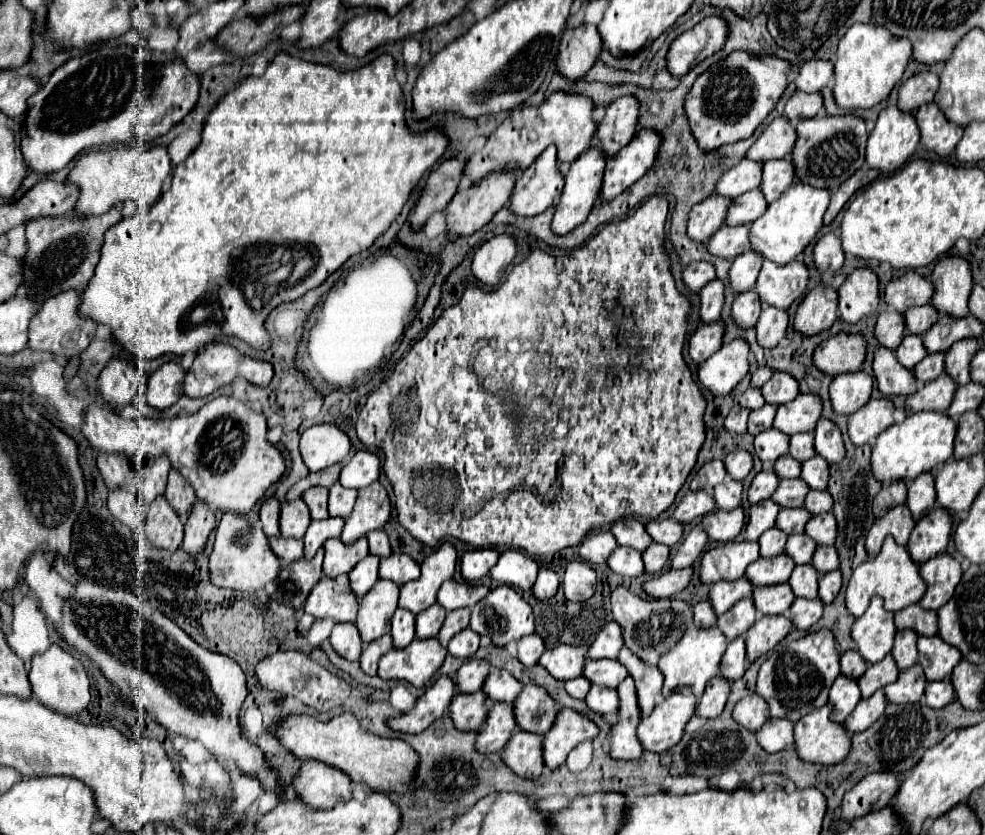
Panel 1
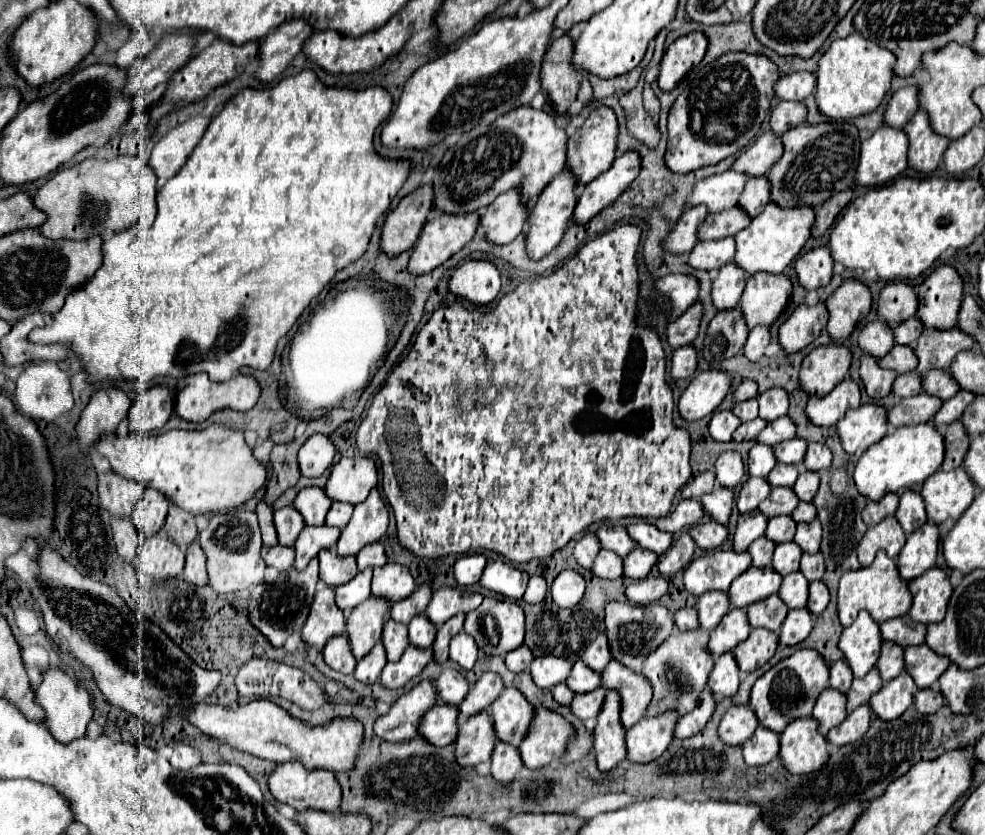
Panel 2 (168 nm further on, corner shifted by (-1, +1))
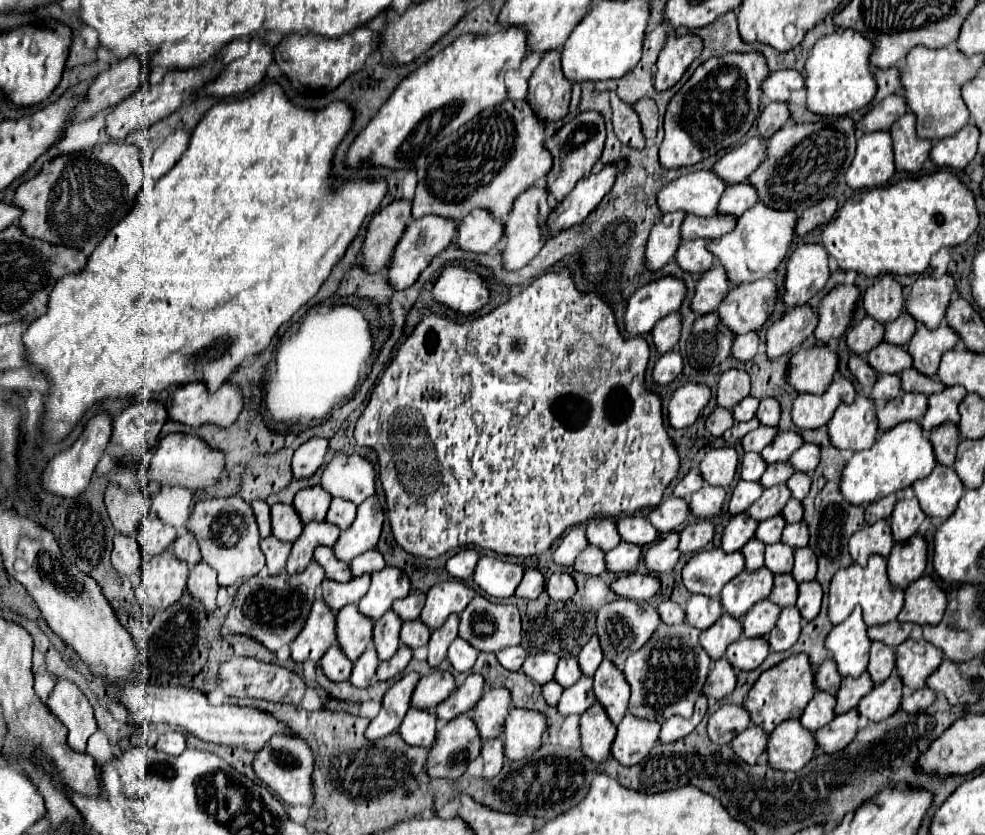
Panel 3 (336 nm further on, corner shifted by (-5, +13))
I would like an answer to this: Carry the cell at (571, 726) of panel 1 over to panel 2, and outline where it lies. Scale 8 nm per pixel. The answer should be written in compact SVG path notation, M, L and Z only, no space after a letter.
M536 708L534 720L522 738L522 744L518 744L522 764L530 770L548 766L554 758L562 758L572 736L574 728L560 714Z

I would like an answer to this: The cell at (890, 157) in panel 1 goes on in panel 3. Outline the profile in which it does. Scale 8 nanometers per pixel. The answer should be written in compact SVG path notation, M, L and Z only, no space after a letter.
M876 130L860 136L856 158L846 172L846 184L850 188L876 188L886 184L894 172L894 144L890 132Z

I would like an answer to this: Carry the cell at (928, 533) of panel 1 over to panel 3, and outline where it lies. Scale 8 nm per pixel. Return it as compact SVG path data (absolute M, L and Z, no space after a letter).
M914 534L910 540L894 544L888 556L888 576L898 588L906 588L912 580L920 578L928 562L928 544L922 534Z

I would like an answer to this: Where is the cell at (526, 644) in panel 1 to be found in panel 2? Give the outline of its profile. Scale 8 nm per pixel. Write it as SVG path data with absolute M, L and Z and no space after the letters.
M522 644L522 648L516 648L514 652L508 652L506 658L504 658L504 662L506 662L506 668L508 668L510 672L518 674L518 672L522 672L522 670L526 670L526 668L530 666L530 662L532 662L532 652L528 650L528 646Z

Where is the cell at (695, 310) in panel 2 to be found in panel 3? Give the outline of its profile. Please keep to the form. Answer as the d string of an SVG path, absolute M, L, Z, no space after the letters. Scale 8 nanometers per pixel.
M680 312L668 314L664 320L660 320L652 328L652 336L654 336L654 344L658 348L658 354L664 354L664 352L672 350L678 344L678 340L680 340L680 328L682 328Z

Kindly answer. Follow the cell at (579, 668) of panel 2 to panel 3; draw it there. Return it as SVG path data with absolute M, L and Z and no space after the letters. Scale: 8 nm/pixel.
M564 658L564 660L560 660L560 664L556 668L556 676L554 676L554 680L558 680L558 684L562 684L564 688L570 688L580 678L582 678L582 670L580 670L576 658Z

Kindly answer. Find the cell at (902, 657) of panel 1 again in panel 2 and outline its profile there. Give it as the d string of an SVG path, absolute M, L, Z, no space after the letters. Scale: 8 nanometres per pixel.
M882 642L882 652L880 658L876 662L876 668L880 672L882 682L890 682L892 678L896 678L902 670L904 670L904 648L898 644L890 644L890 642Z

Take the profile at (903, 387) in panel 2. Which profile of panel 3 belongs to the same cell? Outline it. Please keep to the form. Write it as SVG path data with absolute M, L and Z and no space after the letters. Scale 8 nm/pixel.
M882 374L882 376L878 378L878 382L874 384L870 398L872 398L872 400L878 400L878 398L892 400L892 398L896 398L898 394L902 394L900 374Z

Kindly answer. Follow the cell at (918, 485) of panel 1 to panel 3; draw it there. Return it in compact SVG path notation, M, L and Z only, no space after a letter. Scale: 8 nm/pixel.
M918 498L900 500L894 506L894 512L890 516L890 526L892 526L892 532L894 532L894 540L902 542L902 540L908 540L910 536L914 536L924 518L926 518L926 514L922 512L922 508L918 504Z

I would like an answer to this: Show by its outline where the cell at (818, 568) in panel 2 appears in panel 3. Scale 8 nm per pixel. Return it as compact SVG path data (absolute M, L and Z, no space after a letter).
M806 546L806 548L796 548L794 556L796 556L796 562L794 562L794 568L792 568L794 578L800 580L800 582L814 580L816 578L816 568L818 568L816 554Z

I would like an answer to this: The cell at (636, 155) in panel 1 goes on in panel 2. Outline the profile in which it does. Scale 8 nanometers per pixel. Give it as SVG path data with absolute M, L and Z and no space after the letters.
M624 152L622 156L616 156L614 164L582 190L572 214L572 222L590 222L602 208L610 206L612 200L616 200L630 186L638 172L640 158L636 156L636 152Z

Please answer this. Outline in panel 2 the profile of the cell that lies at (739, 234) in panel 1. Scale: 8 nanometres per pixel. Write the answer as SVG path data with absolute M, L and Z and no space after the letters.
M734 238L700 240L688 256L688 266L696 270L714 270L734 260Z

